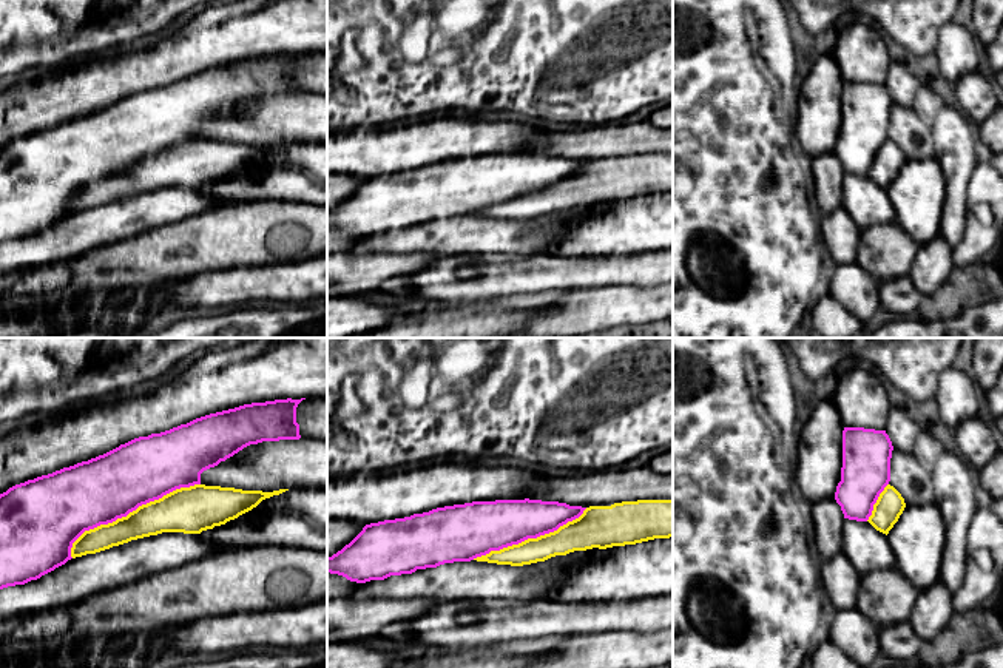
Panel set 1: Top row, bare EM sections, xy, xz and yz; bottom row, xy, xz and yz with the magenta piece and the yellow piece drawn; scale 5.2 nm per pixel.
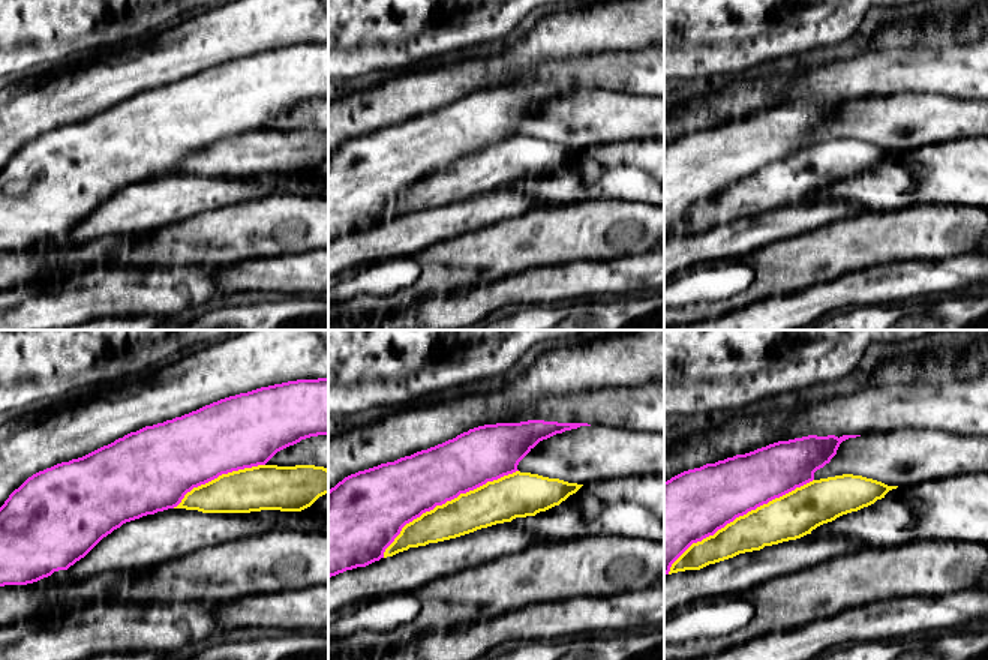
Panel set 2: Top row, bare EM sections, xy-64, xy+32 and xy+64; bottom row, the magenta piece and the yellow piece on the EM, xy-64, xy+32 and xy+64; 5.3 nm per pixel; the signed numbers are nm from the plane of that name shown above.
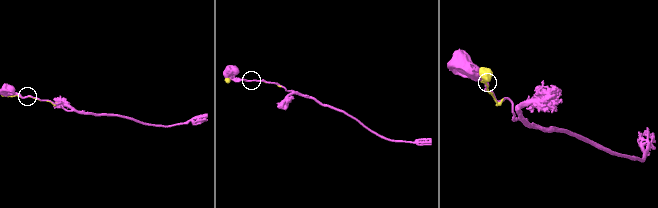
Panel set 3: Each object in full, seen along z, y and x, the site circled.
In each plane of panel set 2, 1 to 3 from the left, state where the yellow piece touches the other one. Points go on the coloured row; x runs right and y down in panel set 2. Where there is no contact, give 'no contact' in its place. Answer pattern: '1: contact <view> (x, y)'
1: contact xy-64 (218, 476)
2: contact xy+32 (446, 501)
3: contact xy+64 (738, 516)

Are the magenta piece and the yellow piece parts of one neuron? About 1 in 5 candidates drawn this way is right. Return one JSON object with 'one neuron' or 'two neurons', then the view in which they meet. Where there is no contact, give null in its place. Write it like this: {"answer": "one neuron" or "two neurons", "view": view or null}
{"answer": "two neurons", "view": "xy"}

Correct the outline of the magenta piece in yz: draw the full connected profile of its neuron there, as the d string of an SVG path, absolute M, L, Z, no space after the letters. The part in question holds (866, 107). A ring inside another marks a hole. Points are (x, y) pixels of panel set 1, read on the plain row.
M844 82L841 136L835 154L844 173L867 176L890 136L892 96L886 85Z

